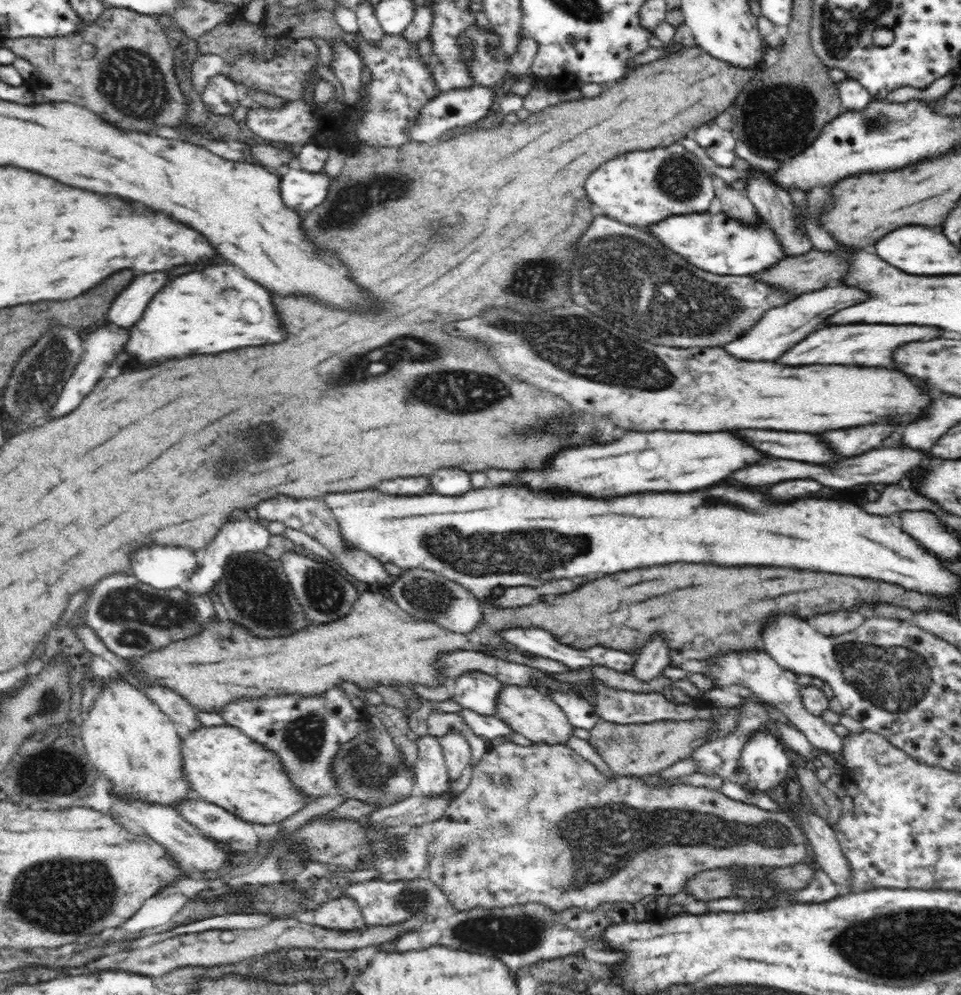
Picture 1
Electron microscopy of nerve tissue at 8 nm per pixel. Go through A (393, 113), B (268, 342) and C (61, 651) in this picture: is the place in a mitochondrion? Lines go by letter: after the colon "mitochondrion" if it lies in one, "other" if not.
A: other
B: other
C: other

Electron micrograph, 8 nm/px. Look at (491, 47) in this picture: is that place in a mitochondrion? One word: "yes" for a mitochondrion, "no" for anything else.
no

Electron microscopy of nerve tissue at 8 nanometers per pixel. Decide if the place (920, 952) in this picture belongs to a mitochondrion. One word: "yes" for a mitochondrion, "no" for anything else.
yes

